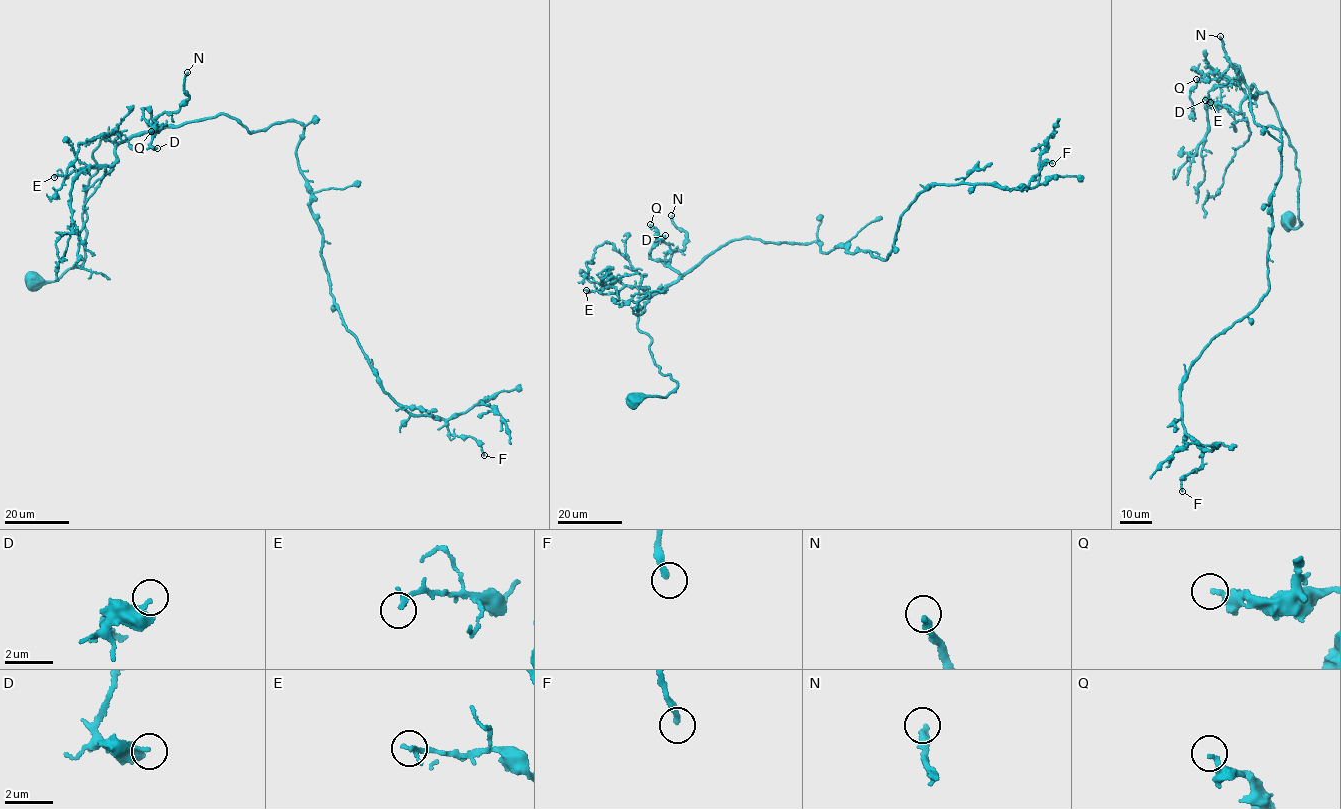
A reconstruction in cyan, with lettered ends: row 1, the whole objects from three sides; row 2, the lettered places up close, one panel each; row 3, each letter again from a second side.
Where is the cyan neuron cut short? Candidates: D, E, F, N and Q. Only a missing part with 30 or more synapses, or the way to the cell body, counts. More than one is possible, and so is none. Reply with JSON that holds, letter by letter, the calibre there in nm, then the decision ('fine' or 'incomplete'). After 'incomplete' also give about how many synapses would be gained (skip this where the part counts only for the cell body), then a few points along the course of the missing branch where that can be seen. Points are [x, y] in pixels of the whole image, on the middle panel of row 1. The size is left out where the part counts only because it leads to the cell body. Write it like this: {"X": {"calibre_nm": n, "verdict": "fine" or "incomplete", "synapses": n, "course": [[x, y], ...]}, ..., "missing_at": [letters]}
{"D": {"calibre_nm": 320, "verdict": "fine"}, "E": {"calibre_nm": 240, "verdict": "fine"}, "F": {"calibre_nm": 240, "verdict": "fine"}, "N": {"calibre_nm": 280, "verdict": "incomplete", "synapses": 35, "course": [[671, 215], [664, 206], [649, 201], [630, 185], [606, 177]]}, "Q": {"calibre_nm": 280, "verdict": "fine"}, "missing_at": ["N"]}

